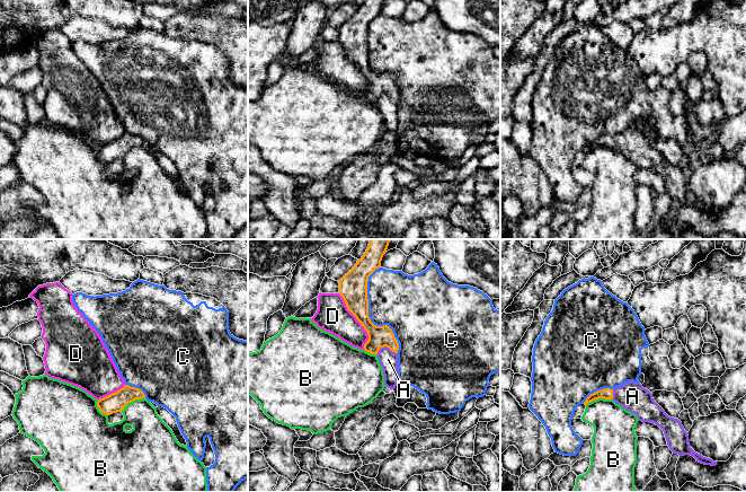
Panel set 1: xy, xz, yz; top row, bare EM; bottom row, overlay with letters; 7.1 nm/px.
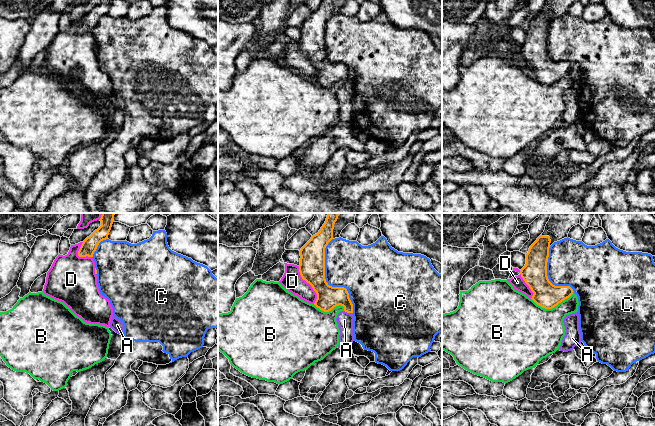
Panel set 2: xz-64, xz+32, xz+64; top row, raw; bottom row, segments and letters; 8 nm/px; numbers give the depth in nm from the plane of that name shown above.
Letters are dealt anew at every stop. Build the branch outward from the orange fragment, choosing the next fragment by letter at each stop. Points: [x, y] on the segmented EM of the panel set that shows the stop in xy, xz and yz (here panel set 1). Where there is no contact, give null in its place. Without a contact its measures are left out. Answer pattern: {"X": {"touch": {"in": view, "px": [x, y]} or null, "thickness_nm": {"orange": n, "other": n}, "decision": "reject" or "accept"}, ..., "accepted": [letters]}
{"A": {"touch": {"in": "xz", "px": [387, 346]}, "thickness_nm": {"orange": 160, "other": 130}, "decision": "accept"}, "B": {"touch": {"in": "yz", "px": [598, 397]}, "thickness_nm": {"orange": 80, "other": 280}, "decision": "reject"}, "C": {"touch": {"in": "xz", "px": [367, 316]}, "thickness_nm": {"orange": 200, "other": 380}, "decision": "reject"}, "D": {"touch": {"in": "xz", "px": [358, 321]}, "thickness_nm": {"orange": 200, "other": 240}, "decision": "reject"}, "accepted": ["A"]}

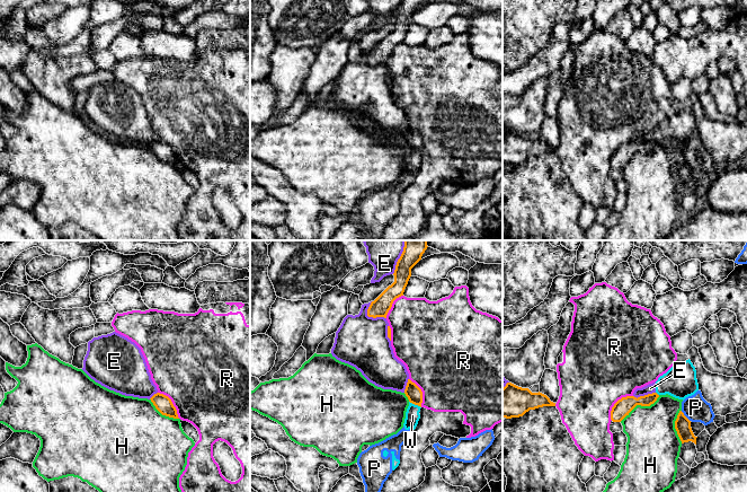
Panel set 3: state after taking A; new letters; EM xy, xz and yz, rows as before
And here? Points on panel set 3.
{"E": {"touch": {"in": "xz", "px": [370, 316]}, "thickness_nm": {"orange": 140, "other": 360}, "decision": "reject"}, "H": {"touch": {"in": "yz", "px": [640, 404]}, "thickness_nm": {"orange": 120, "other": 360}, "decision": "reject"}, "P": {"touch": {"in": "yz", "px": [685, 416]}, "thickness_nm": {"orange": 110, "other": 180}, "decision": "reject"}, "R": {"touch": {"in": "yz", "px": [615, 403]}, "thickness_nm": {"orange": 120, "other": 480}, "decision": "reject"}, "W": {"touch": {"in": "xz", "px": [415, 404]}, "thickness_nm": {"orange": 110, "other": 100}, "decision": "reject"}, "accepted": []}

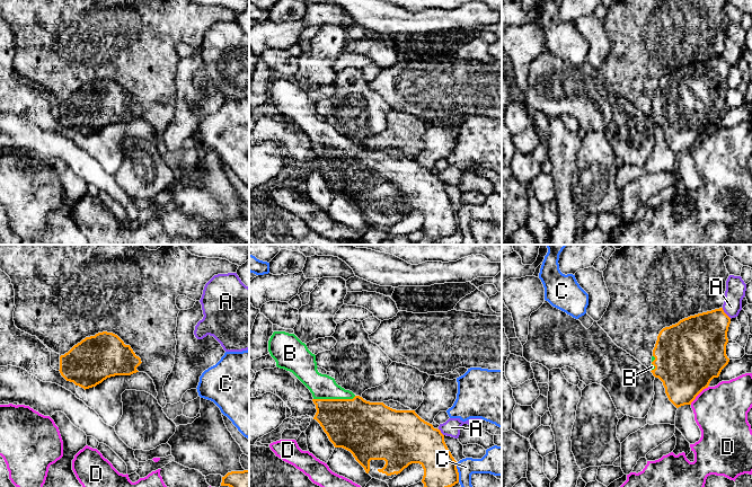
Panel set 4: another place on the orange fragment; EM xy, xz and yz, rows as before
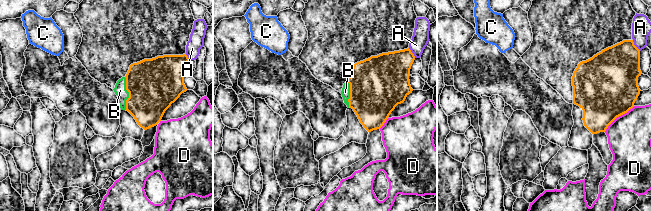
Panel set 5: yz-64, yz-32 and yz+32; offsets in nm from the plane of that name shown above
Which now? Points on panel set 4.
{"A": {"touch": {"in": "yz", "px": [725, 313]}, "thickness_nm": {"orange": 360, "other": 140}, "decision": "reject"}, "B": {"touch": {"in": "xz", "px": [334, 399]}, "thickness_nm": {"orange": 380, "other": 180}, "decision": "accept"}, "C": {"touch": {"in": "xz", "px": [458, 472]}, "thickness_nm": {"orange": 240, "other": 150}, "decision": "reject"}, "D": {"touch": {"in": "yz", "px": [698, 393]}, "thickness_nm": {"orange": 440, "other": 380}, "decision": "reject"}, "accepted": ["B"]}

